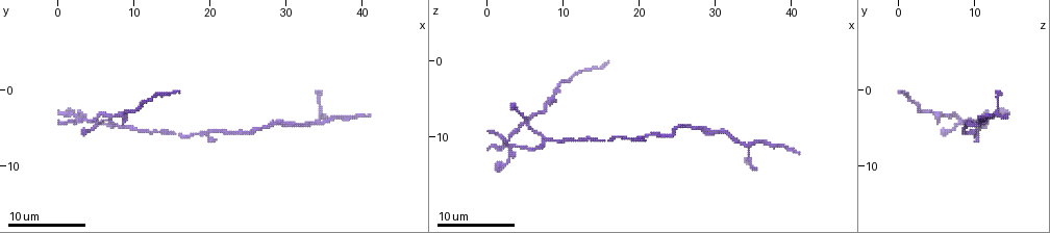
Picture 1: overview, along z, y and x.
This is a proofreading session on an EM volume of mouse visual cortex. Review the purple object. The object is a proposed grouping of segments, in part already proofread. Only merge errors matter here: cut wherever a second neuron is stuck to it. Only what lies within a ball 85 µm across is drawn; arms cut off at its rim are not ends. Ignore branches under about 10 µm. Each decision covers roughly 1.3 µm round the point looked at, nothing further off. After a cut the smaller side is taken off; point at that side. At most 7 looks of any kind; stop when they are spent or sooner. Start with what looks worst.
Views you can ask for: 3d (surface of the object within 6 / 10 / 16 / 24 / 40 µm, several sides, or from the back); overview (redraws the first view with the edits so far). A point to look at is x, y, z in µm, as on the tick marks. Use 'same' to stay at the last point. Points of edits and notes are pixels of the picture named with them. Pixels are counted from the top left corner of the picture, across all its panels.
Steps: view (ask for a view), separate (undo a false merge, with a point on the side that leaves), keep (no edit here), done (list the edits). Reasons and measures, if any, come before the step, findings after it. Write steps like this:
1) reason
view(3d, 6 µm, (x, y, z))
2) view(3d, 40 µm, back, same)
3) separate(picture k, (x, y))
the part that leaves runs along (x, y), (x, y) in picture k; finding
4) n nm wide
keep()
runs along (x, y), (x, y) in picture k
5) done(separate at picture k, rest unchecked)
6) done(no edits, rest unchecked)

sudden change in width
view(3d, 16 µm, (7.5, 4.5, 10.5))

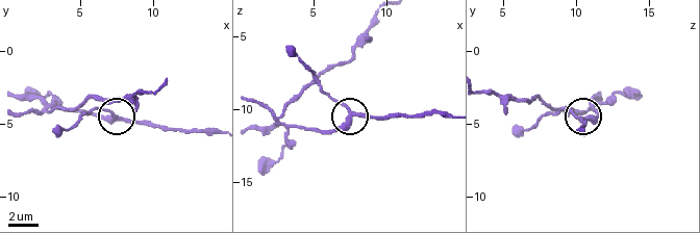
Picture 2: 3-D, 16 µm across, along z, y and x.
keep()
runs along (214, 134), (128, 123), (109, 109), (92, 108) in picture 2; continuous, no second neuron

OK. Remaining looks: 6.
thick turns thin
view(3d, 16 µm, (18.5, 6.0, 10.5))

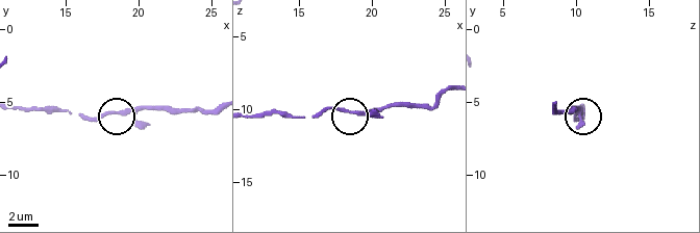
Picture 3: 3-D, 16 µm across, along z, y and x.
keep()
one neuron here

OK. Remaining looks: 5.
thick turns thin
view(3d, 10 µm, (30.5, 4.5, 9.5))

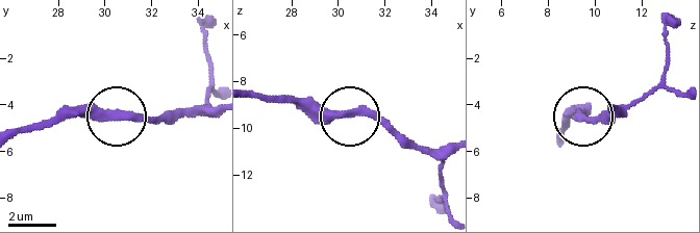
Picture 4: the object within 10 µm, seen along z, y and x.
view(3d, 6 µm, (30.6, 4.4, 9.4))

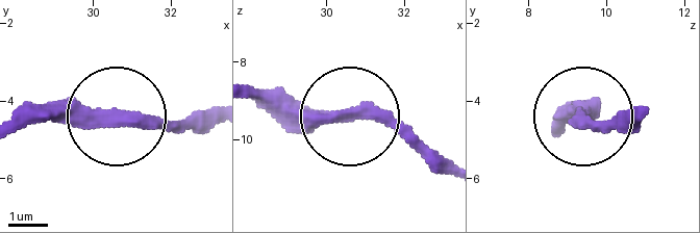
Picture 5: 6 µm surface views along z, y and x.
350 nm wide
keep()
runs along (17, 132), (46, 119), (202, 119) in picture 5; continuous, no second neuron

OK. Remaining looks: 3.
sudden change in width
view(3d, 16 µm, (13.5, 5.5, 10.0))

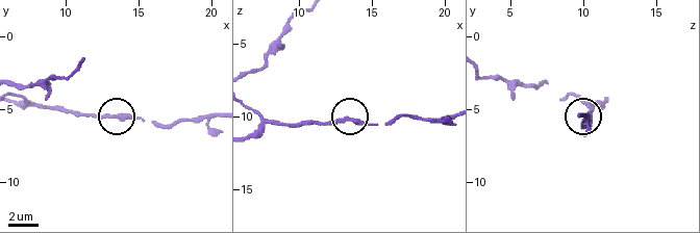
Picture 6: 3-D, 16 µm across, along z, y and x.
keep()
runs along (377, 123), (359, 123), (349, 117), (308, 123) in picture 6; one neuron here

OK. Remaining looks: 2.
done(no edits, rest unchecked)

